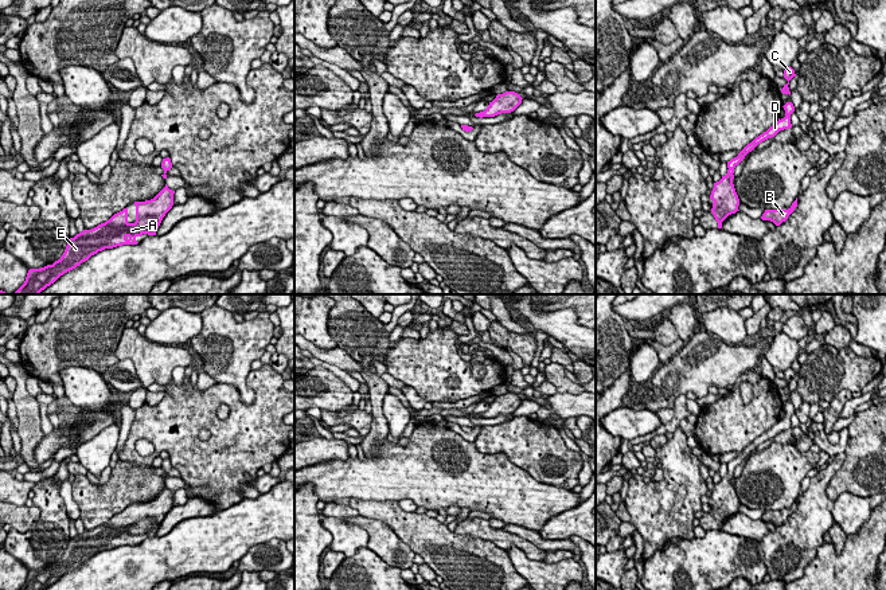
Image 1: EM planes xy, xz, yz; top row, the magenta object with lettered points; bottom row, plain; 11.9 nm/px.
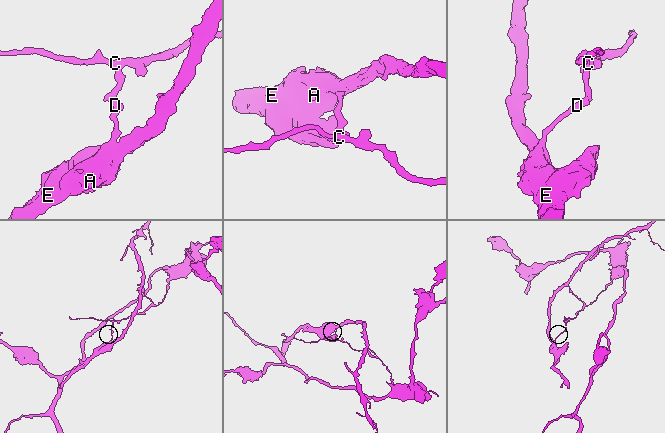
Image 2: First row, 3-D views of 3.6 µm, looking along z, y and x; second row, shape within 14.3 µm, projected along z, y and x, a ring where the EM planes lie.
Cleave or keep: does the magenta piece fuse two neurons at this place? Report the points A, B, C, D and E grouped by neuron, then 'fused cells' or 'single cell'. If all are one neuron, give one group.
groups A B E / C D; fused cells

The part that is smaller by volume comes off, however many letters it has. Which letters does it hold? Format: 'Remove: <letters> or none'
Remove: A, B, E

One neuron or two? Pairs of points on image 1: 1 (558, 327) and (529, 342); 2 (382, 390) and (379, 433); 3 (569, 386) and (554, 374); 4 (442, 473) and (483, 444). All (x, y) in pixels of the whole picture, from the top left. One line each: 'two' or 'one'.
1: two
2: one
3: one
4: two

